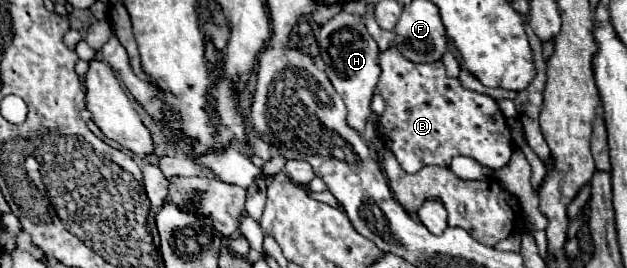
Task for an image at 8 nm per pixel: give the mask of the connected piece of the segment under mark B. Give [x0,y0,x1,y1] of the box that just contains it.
[379,48,513,172]

